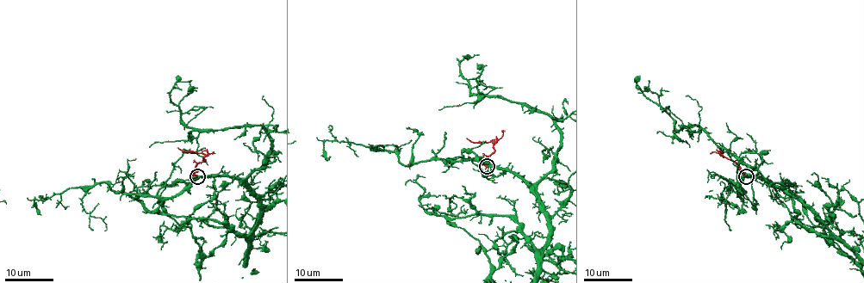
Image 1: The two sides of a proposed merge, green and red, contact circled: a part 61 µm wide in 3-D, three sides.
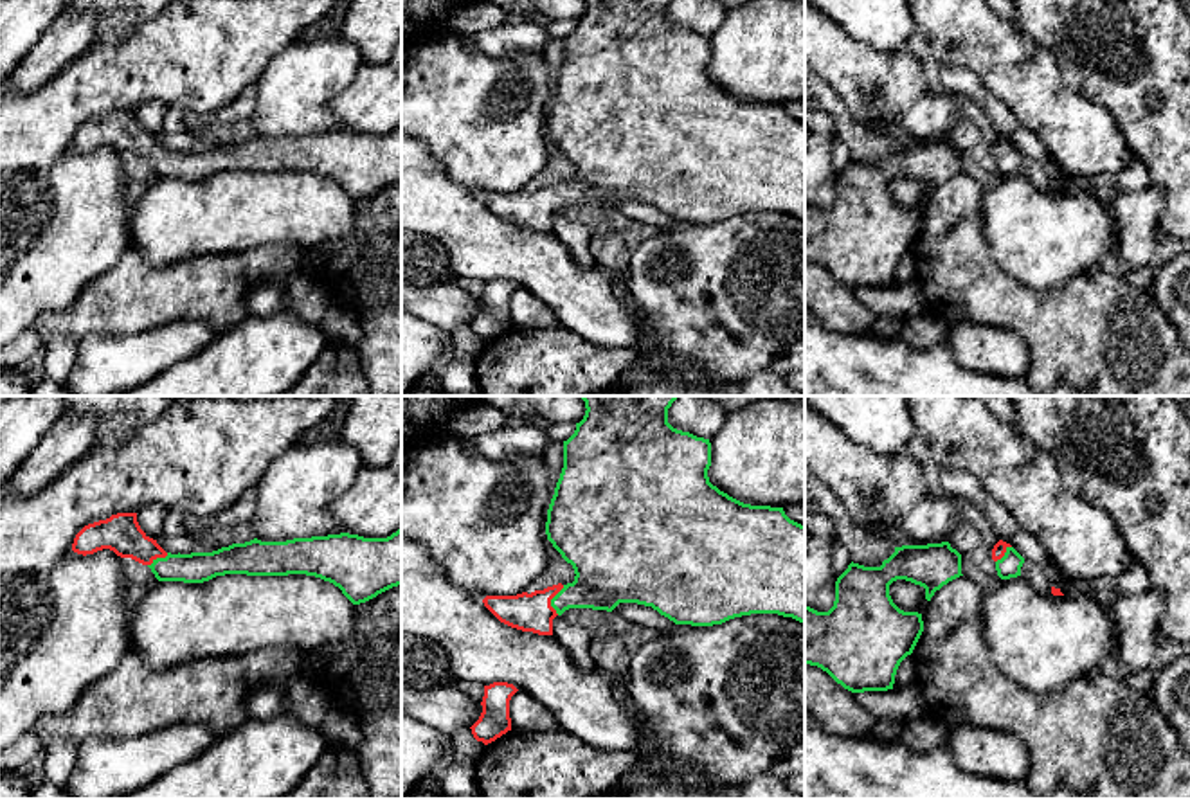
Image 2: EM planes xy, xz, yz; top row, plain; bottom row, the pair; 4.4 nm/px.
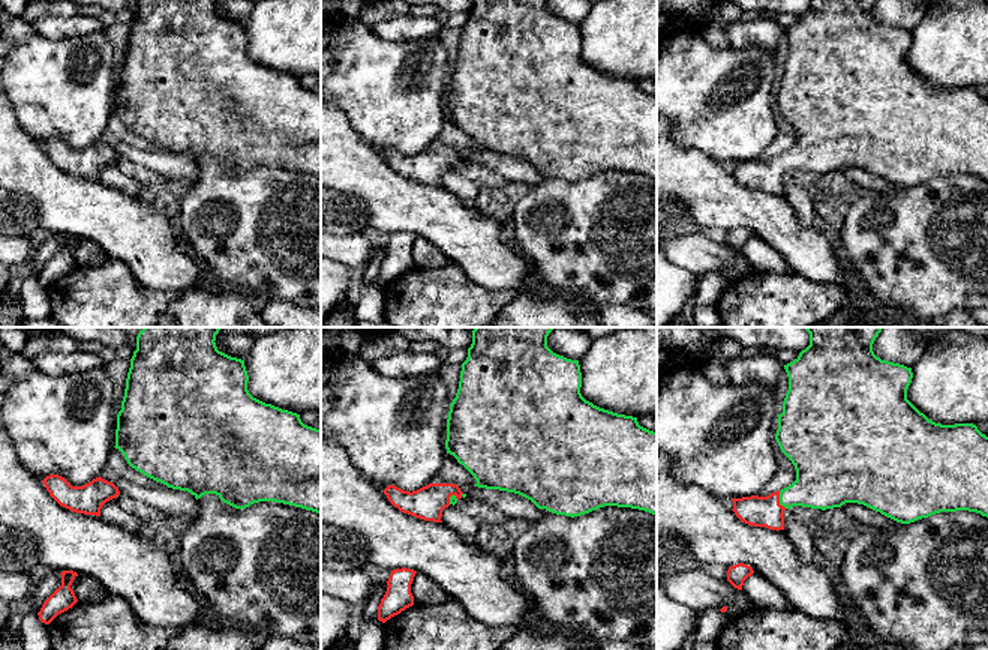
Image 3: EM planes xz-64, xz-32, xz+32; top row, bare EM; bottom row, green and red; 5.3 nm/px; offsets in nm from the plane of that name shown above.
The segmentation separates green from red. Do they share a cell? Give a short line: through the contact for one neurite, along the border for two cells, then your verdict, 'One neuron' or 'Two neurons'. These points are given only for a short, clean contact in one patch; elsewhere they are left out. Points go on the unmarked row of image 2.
Line: xz (604, 177), (580, 191), (551, 197), (535, 209), (530, 209). One neuron

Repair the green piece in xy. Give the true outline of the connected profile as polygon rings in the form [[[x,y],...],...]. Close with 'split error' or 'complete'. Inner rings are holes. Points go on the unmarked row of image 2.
[[[117,110],[85,122],[72,140],[83,153],[103,146],[148,162],[158,178],[306,171],[333,180],[353,202],[401,182],[401,126],[387,135],[349,130],[286,139],[254,135],[212,149],[171,151],[140,126],[137,110]]]; split error

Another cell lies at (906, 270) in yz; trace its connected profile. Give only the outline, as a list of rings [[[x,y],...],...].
[[[907,252],[897,266],[893,284],[900,286],[900,284],[907,284],[915,279],[916,279],[916,259],[915,259],[913,252]]]

